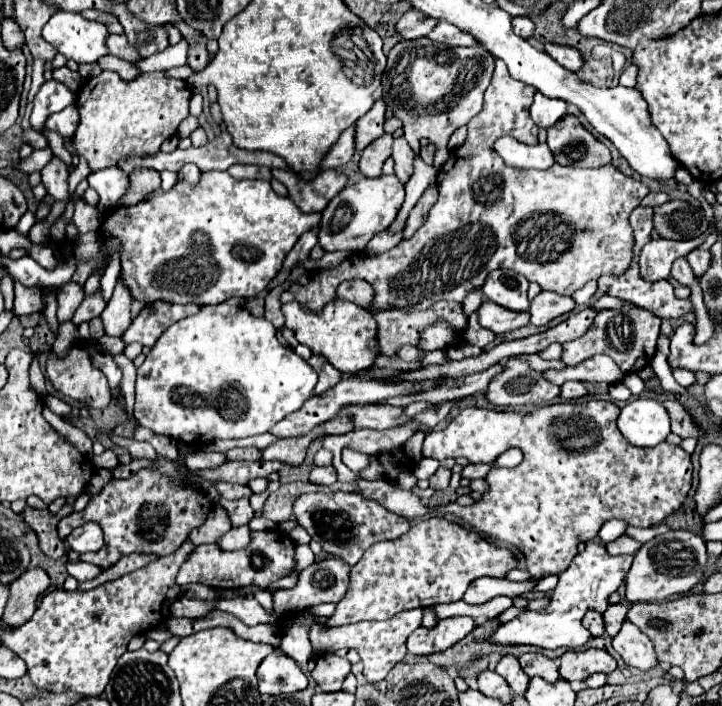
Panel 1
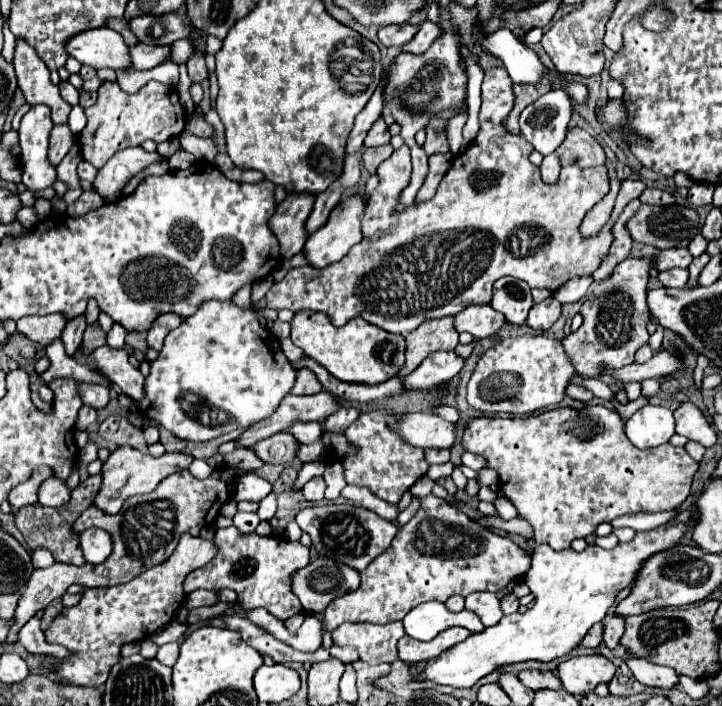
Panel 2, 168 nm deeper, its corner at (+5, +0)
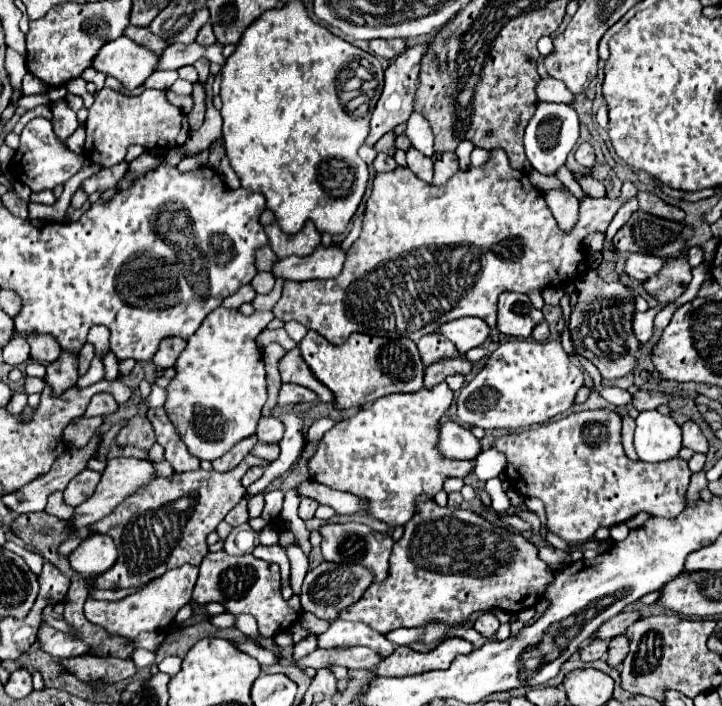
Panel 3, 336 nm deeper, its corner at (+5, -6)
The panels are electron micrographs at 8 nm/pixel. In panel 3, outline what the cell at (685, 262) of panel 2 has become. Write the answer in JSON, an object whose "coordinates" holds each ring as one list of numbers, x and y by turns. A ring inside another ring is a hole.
{"coordinates":[[630,254,630,258,624,264,624,274,636,280,646,280,650,274,656,274,660,270,664,258,648,256,648,254]]}

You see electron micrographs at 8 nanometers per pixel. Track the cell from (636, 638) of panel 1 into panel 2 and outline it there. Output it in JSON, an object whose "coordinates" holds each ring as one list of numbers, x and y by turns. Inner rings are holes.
{"coordinates":[[618,646,622,650,622,660,632,670,634,678,646,686,660,686,660,688,672,688,678,684,678,674,666,666,658,666,646,658,638,658,630,654,624,646]]}

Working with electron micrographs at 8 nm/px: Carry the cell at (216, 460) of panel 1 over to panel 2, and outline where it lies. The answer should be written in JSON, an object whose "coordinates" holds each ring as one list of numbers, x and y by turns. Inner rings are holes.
{"coordinates":[[120,446,110,454,110,458,102,466,102,486,100,486,98,496,94,498,94,504,98,504,100,510,104,510,106,514,116,514,122,508,126,498,130,498,134,494,152,492,154,486,158,482,162,482,162,478,166,478,174,472,186,470,192,464,192,460,194,460,192,456,180,454,180,452,176,452,176,454,166,452,160,458,152,458,150,454,142,454,132,446]]}

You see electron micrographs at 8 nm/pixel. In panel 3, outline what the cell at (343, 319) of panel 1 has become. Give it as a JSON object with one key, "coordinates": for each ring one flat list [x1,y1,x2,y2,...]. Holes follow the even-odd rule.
{"coordinates":[[308,332,300,344,300,352,314,376,334,394,332,404,336,410,364,406,388,394,418,392,422,388,424,364,416,344,408,338,354,334,348,342,334,346,322,336,316,336,316,332]]}

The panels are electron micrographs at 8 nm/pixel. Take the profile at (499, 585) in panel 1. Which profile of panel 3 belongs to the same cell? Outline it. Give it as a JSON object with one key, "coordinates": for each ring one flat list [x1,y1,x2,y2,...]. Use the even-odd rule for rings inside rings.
{"coordinates":[[484,612,484,614,476,620,474,630,480,632,480,634,482,634,484,638,488,638,488,640,496,640,494,636,496,636,496,632,498,632,498,626,500,626,498,618,496,618,494,614,490,614,490,612]]}

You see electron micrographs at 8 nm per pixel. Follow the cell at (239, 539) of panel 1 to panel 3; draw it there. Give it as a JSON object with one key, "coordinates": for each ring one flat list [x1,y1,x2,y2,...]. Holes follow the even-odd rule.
{"coordinates":[[186,564,182,568,174,568,172,572,166,572,158,580,152,580,146,588,140,592,120,600,120,602,100,602,94,598,86,600,84,614,92,624,98,624,112,634,120,634,124,638,134,640,144,630,164,630,168,624,174,622,176,612,192,600,192,590,198,578,198,568]]}

